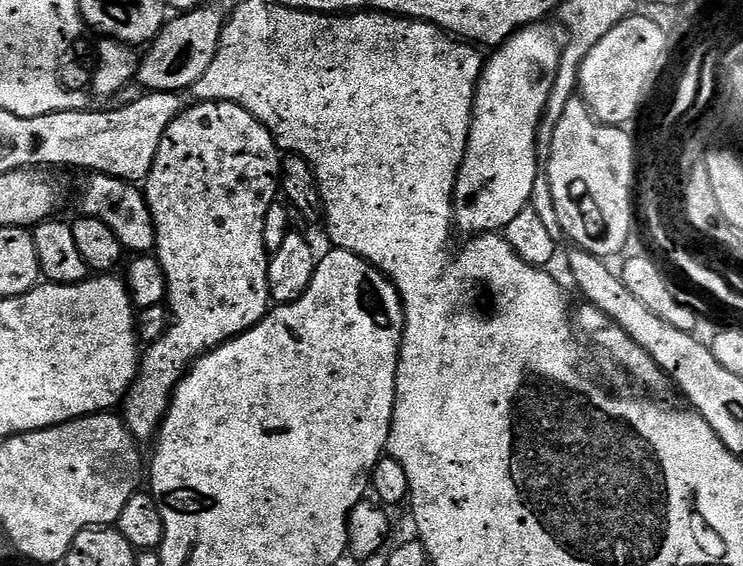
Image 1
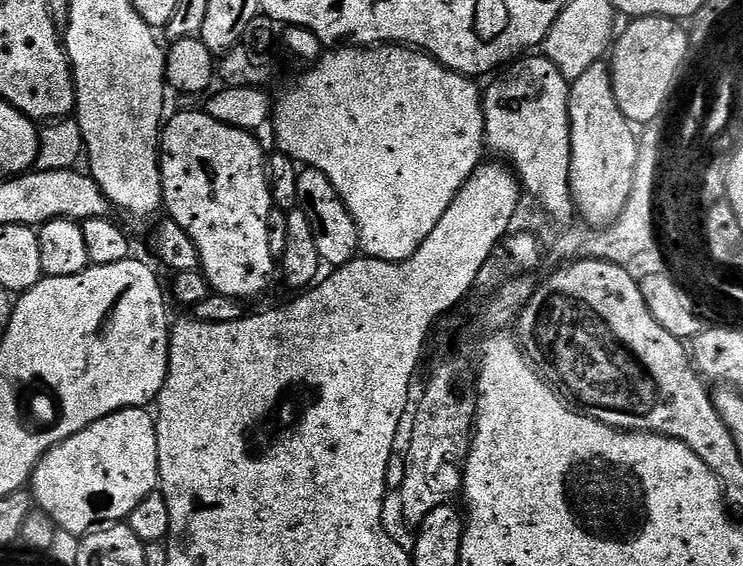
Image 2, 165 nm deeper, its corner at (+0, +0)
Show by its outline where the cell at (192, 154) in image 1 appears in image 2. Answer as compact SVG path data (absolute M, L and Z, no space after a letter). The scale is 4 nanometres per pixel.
M207 111L180 112L171 120L172 117L163 125L160 142L160 177L162 178L162 186L164 187L164 208L170 219L178 222L178 226L182 226L182 230L186 230L186 234L190 234L190 238L200 255L199 271L203 272L204 277L208 279L209 289L217 296L229 296L241 302L249 302L248 300L262 295L267 290L268 283L272 280L272 272L274 276L278 268L277 257L270 254L268 216L274 211L274 205L272 203L272 195L270 194L270 186L268 185L266 152L260 149L260 144L256 141L257 137L253 133L243 132L234 126L226 126L222 122L210 118Z

